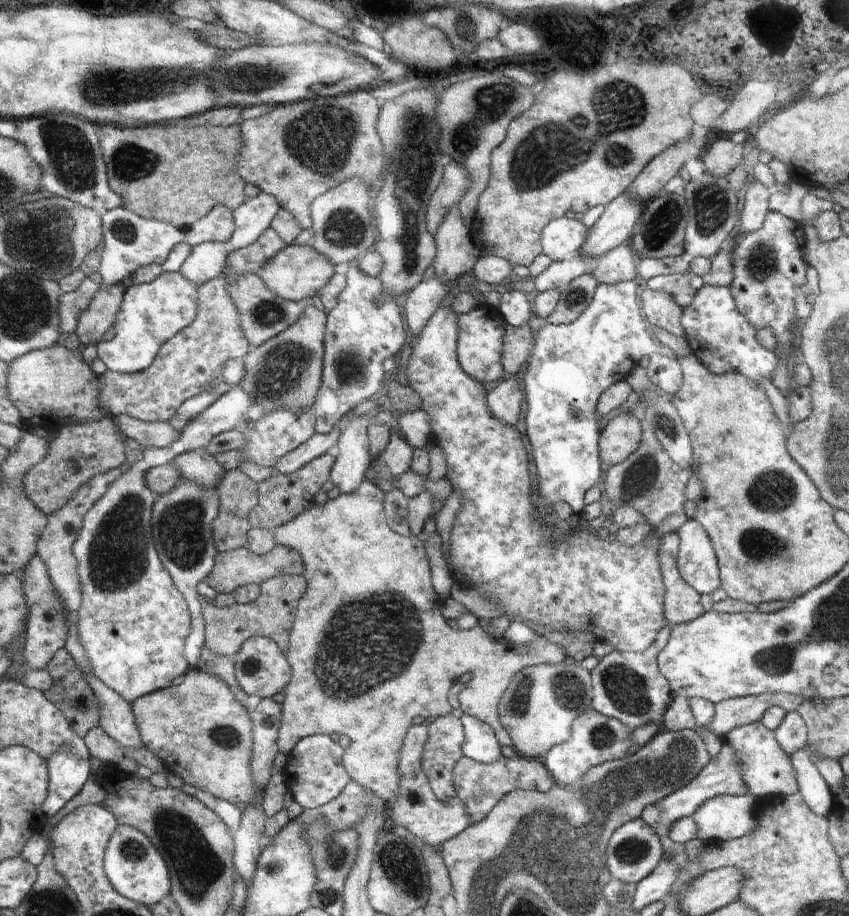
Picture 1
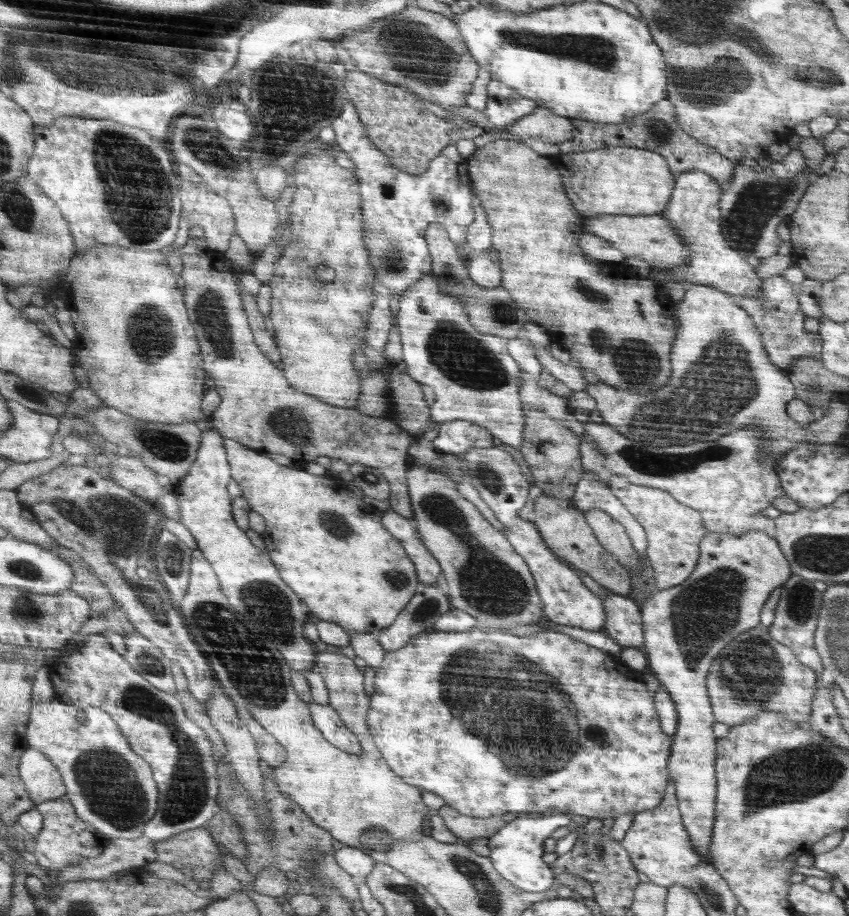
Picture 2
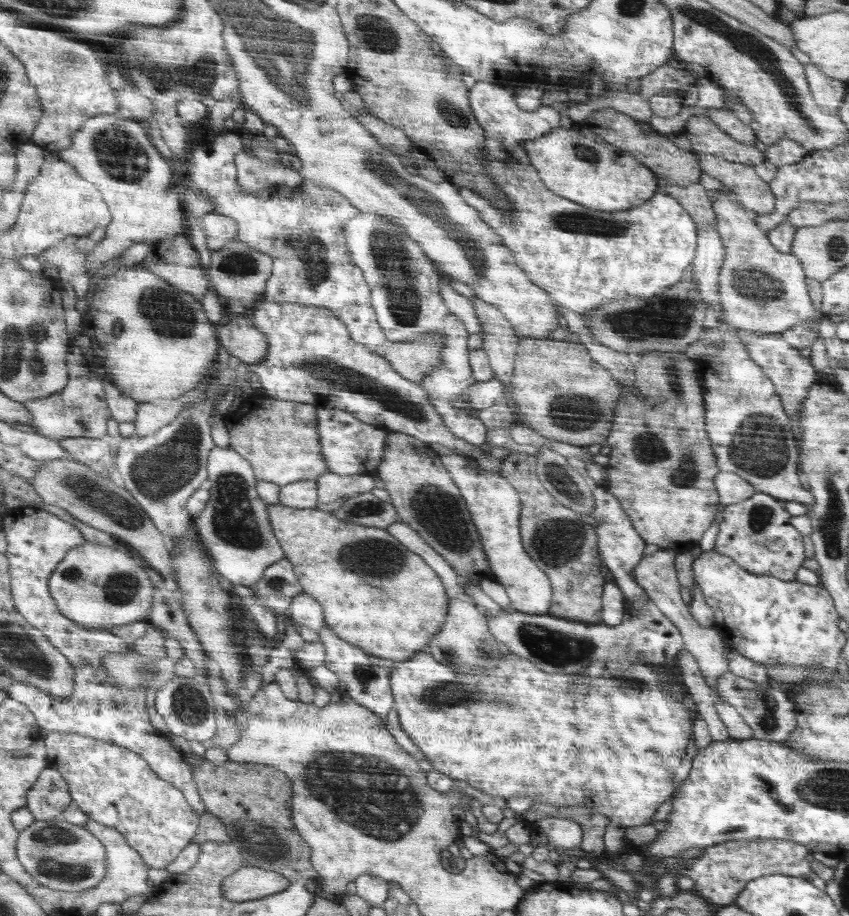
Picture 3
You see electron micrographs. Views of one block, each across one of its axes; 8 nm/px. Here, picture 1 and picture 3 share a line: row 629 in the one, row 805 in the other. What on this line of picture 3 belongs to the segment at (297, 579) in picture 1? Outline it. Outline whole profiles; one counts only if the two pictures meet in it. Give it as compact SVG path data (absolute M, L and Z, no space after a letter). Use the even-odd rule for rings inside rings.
M171 734L171 736L174 739L174 745L185 754L186 761L190 762L194 768L194 774L196 774L207 810L224 822L233 844L241 848L245 866L256 866L263 870L276 872L290 882L298 881L300 878L308 878L308 880L314 878L316 882L323 880L312 862L312 848L302 839L296 824L293 822L292 800L294 790L292 790L290 778L284 772L271 766L260 767L258 764L251 764L250 762L242 764L233 758L220 765L215 765L206 759L203 759L202 762L196 762L192 759L194 752L190 747L189 740L176 734Z

